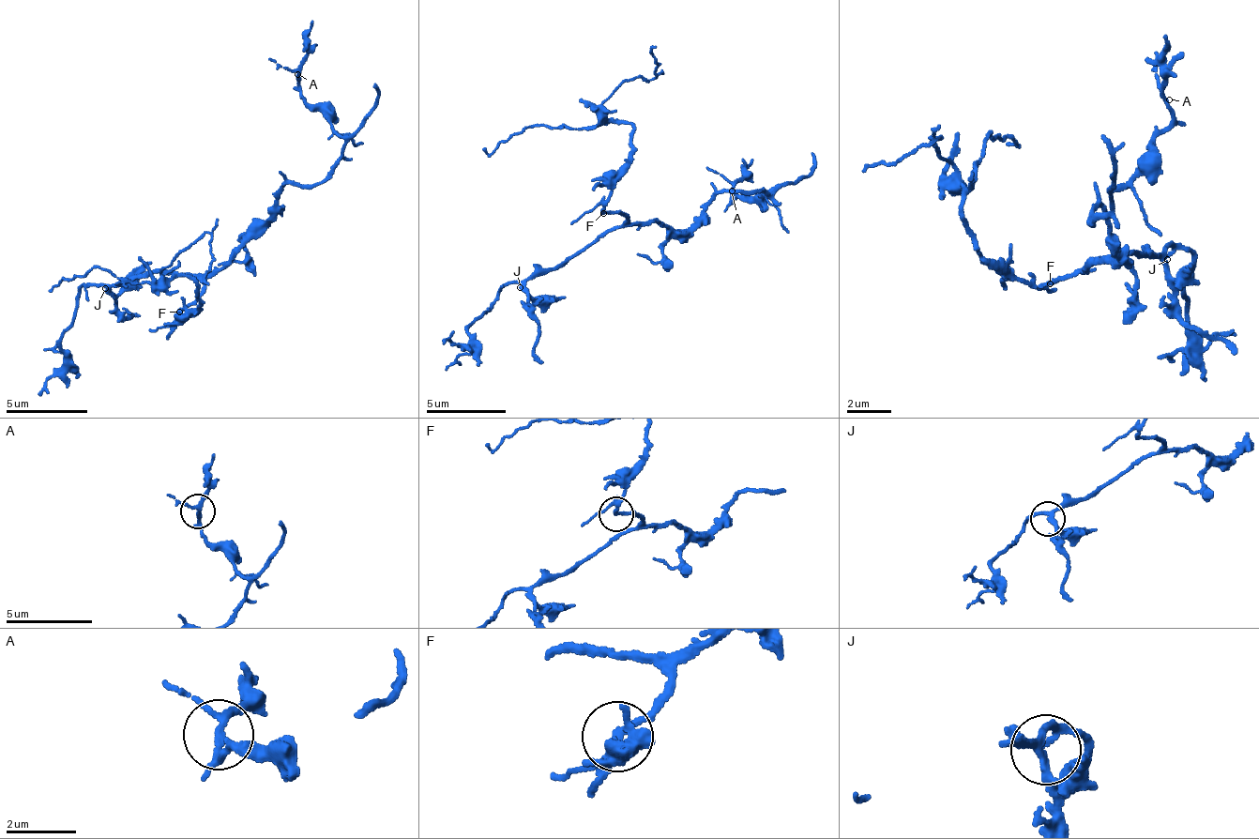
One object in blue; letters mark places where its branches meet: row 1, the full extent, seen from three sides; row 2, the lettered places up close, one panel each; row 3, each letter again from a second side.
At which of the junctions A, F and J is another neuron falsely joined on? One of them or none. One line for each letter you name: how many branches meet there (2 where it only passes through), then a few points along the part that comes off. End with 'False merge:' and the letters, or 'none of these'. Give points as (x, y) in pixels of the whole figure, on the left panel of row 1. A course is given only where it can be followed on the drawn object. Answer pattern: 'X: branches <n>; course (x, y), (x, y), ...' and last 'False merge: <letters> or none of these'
False merge: none of these

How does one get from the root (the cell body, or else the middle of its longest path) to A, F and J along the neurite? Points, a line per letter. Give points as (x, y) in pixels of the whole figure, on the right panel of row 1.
A: (1089, 266), (1118, 254), (1110, 215), (1091, 209), (1088, 222), (1113, 207), (1168, 127), (1169, 99)
F: (1089, 266), (1052, 282)
J: (1089, 266), (1084, 270), (1096, 254), (1114, 257), (1133, 251), (1145, 255), (1148, 249), (1167, 259)

